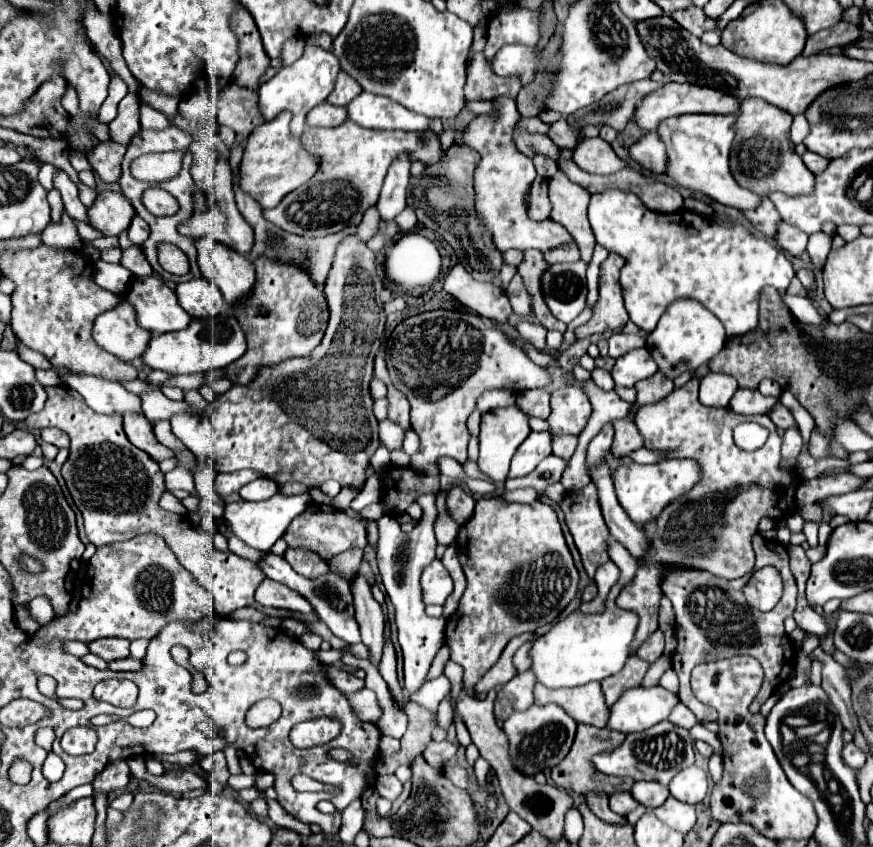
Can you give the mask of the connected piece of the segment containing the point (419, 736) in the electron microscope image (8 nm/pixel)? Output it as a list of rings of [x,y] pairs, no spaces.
[[[407,703],[405,705],[405,711],[409,715],[409,729],[407,733],[403,735],[401,739],[401,749],[399,753],[395,753],[391,757],[389,763],[377,763],[375,767],[376,774],[393,774],[397,767],[401,765],[411,765],[411,761],[423,753],[425,745],[427,745],[431,739],[431,713],[421,707],[420,705],[413,705],[413,703]]]

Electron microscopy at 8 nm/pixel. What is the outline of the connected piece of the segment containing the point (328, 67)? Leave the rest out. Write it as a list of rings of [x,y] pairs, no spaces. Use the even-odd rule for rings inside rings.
[[[307,45],[305,47],[305,53],[301,59],[297,59],[293,65],[289,67],[283,67],[279,73],[275,73],[273,79],[265,81],[259,89],[259,107],[265,115],[267,121],[275,119],[281,111],[291,111],[293,113],[293,119],[291,119],[291,133],[293,135],[301,135],[303,133],[303,127],[305,127],[305,117],[307,113],[323,103],[327,99],[327,95],[333,91],[335,87],[335,81],[337,81],[337,73],[341,71],[341,65],[339,65],[339,59],[331,53],[331,51],[325,51],[321,47],[313,47],[313,45]]]

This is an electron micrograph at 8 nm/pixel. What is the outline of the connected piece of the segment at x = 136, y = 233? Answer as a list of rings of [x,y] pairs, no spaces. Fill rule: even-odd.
[[[135,215],[127,233],[129,233],[129,239],[133,245],[143,245],[143,241],[149,237],[149,225],[139,215]]]

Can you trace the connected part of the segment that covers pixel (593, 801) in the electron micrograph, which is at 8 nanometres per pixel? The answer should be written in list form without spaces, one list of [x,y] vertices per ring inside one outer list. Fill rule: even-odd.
[[[589,793],[589,795],[585,795],[585,797],[587,797],[589,809],[591,809],[601,821],[619,823],[619,825],[625,825],[625,823],[627,823],[625,817],[619,817],[617,813],[613,813],[613,811],[609,809],[609,801],[607,801],[607,795],[605,795],[605,793]]]

